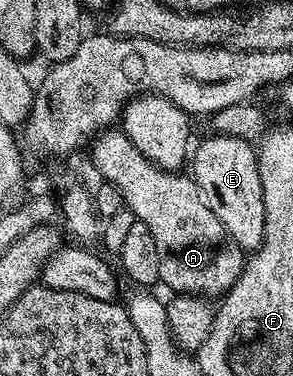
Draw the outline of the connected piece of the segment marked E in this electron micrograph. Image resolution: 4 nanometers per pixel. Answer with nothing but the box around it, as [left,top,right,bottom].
[190,134,264,252]

